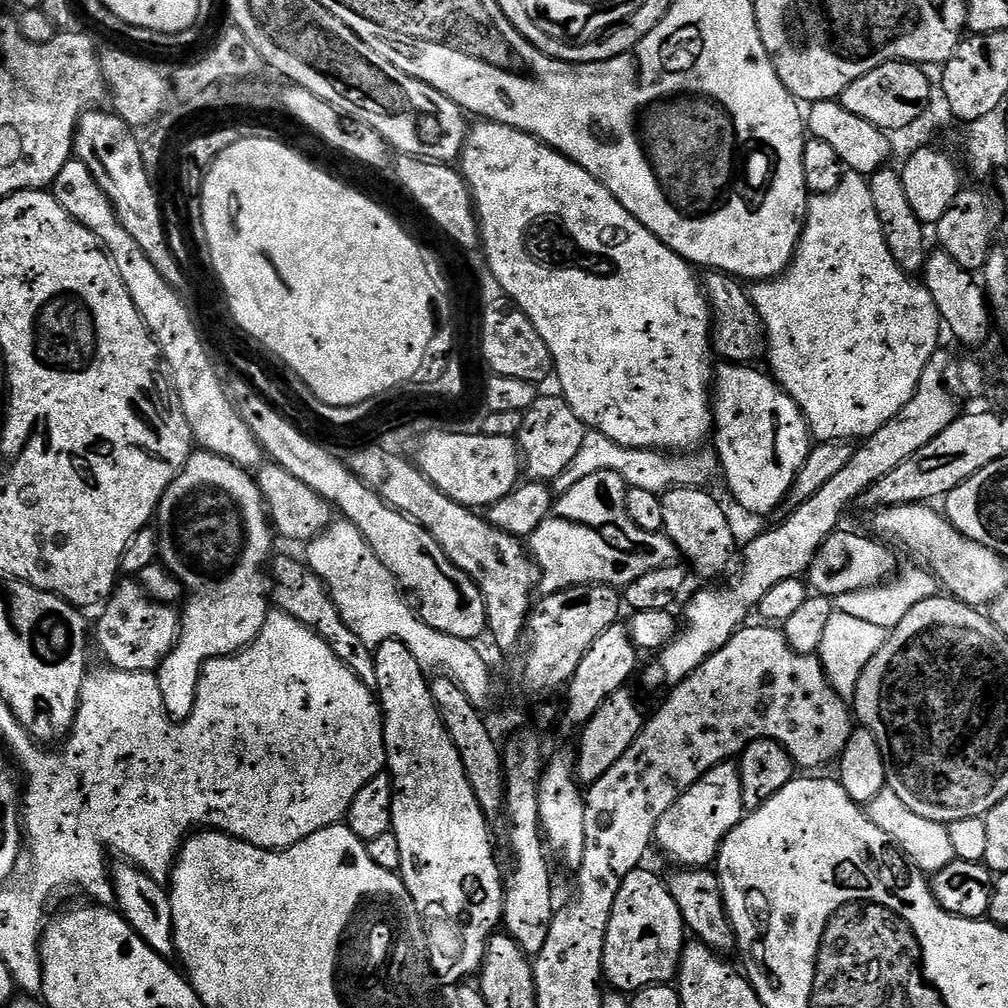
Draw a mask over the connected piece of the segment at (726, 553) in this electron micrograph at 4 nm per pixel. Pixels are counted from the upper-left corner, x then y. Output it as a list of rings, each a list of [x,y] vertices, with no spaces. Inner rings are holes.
[[[703,487],[670,488],[660,496],[664,516],[663,533],[675,546],[681,557],[688,559],[687,567],[693,573],[705,576],[705,581],[712,582],[728,568],[732,555],[737,555],[736,536],[732,533],[732,524],[724,513],[724,508]]]

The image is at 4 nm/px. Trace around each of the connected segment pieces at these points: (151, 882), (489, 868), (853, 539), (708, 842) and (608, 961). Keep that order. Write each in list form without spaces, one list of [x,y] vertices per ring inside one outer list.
[[[116,862],[110,868],[112,881],[112,894],[115,907],[121,916],[135,932],[158,955],[165,958],[176,956],[176,943],[174,942],[174,910],[169,889],[161,881],[150,874],[146,874],[137,864],[131,862]]]
[[[397,640],[382,642],[375,653],[378,674],[375,691],[384,718],[386,768],[396,786],[396,796],[392,799],[391,832],[398,838],[402,854],[398,875],[421,910],[439,909],[462,921],[460,953],[456,955],[454,968],[448,972],[450,979],[460,980],[471,972],[472,975],[479,973],[488,939],[501,927],[506,880],[503,875],[500,877],[500,864],[492,849],[493,833],[488,819],[478,806],[474,790],[470,790],[470,778],[466,778],[462,758],[438,714],[438,706],[432,697],[432,685],[424,668],[418,666],[418,658],[410,654],[408,647]]]
[[[844,531],[832,532],[830,538],[826,538],[822,546],[818,546],[810,562],[806,580],[811,591],[817,596],[835,598],[863,588],[874,588],[883,585],[897,571],[898,564],[895,564],[891,552],[880,545],[883,543],[879,539],[871,535],[859,536],[856,532]]]
[[[732,762],[719,764],[698,782],[694,782],[694,786],[683,792],[678,802],[674,802],[674,806],[662,814],[656,827],[655,847],[660,847],[676,866],[688,870],[707,869],[715,865],[722,842],[745,815],[739,767]]]
[[[641,866],[626,874],[606,926],[604,980],[621,994],[635,994],[652,984],[672,984],[684,954],[686,929],[678,902],[674,902],[667,883],[646,869]]]

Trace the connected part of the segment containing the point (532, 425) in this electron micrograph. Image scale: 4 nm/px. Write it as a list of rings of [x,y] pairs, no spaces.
[[[537,395],[534,406],[524,413],[522,430],[518,437],[522,468],[527,479],[532,482],[551,482],[558,478],[574,462],[578,450],[582,446],[582,438],[586,438],[589,429],[584,427],[582,418],[570,410],[563,395]]]

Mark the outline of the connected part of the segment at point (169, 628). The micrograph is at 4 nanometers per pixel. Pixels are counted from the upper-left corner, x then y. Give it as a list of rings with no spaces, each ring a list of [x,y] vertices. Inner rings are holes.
[[[136,578],[121,579],[100,610],[96,624],[94,620],[94,644],[118,672],[155,673],[180,636],[181,613],[173,605],[151,600]]]

